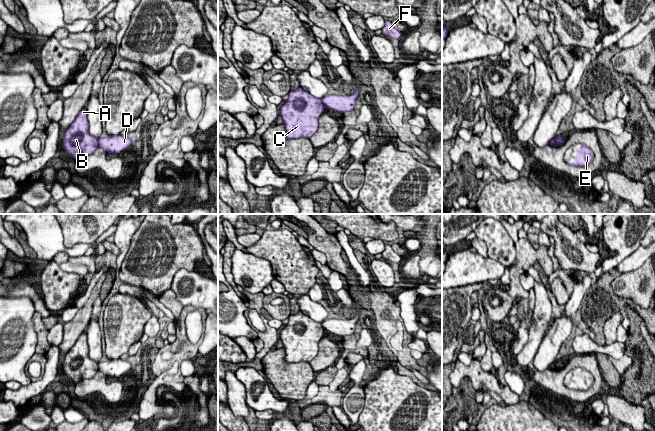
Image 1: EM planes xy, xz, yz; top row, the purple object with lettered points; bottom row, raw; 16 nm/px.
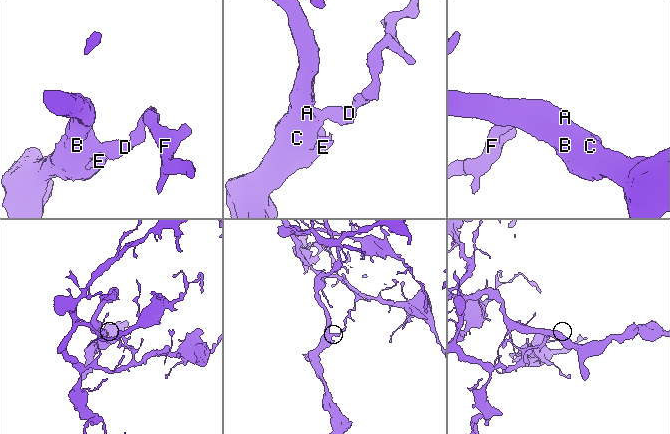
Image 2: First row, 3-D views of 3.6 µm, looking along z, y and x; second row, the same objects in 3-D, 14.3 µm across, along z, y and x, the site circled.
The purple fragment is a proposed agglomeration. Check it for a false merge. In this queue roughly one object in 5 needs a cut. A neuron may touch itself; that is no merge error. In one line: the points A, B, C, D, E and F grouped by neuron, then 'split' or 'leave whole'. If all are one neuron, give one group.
groups A B C E / D F; split

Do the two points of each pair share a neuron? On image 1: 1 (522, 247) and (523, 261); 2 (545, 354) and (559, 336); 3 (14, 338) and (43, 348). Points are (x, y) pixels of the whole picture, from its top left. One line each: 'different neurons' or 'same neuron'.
1: same neuron
2: same neuron
3: different neurons

